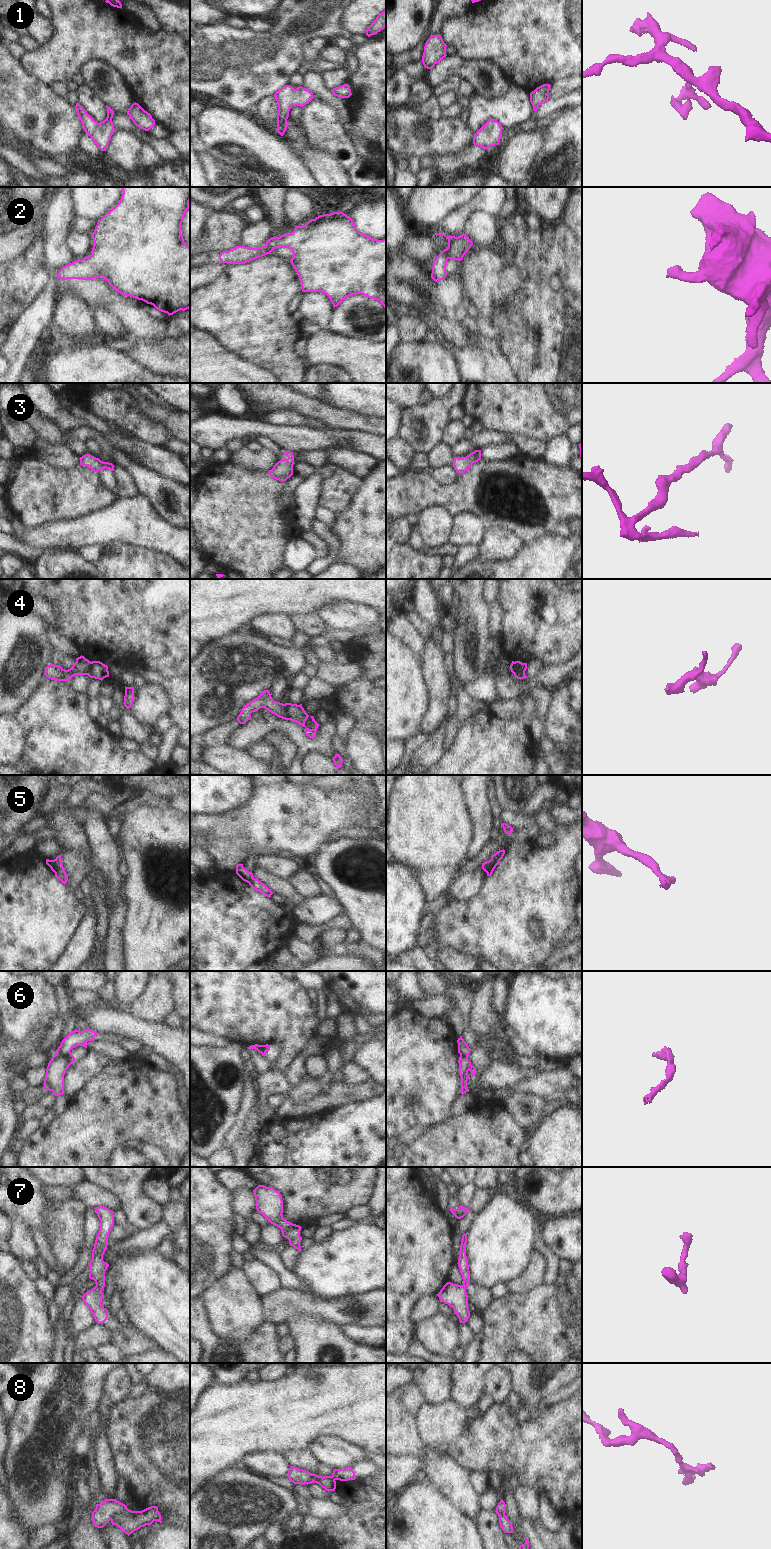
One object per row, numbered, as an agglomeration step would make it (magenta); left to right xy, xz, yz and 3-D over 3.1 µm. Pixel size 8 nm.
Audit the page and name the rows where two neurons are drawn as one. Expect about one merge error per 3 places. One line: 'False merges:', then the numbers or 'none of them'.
False merges: 4, 5, 6, 8

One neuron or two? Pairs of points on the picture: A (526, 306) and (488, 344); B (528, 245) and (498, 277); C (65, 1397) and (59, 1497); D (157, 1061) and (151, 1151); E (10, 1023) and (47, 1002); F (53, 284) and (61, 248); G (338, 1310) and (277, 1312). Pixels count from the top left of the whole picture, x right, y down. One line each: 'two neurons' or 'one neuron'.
A: two neurons
B: one neuron
C: one neuron
D: two neurons
E: one neuron
F: one neuron
G: one neuron

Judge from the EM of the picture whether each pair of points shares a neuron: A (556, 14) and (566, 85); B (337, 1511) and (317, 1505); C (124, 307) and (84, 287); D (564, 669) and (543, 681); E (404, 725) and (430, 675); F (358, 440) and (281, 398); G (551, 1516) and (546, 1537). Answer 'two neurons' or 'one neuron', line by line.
A: two neurons
B: one neuron
C: one neuron
D: one neuron
E: two neurons
F: two neurons
G: two neurons

